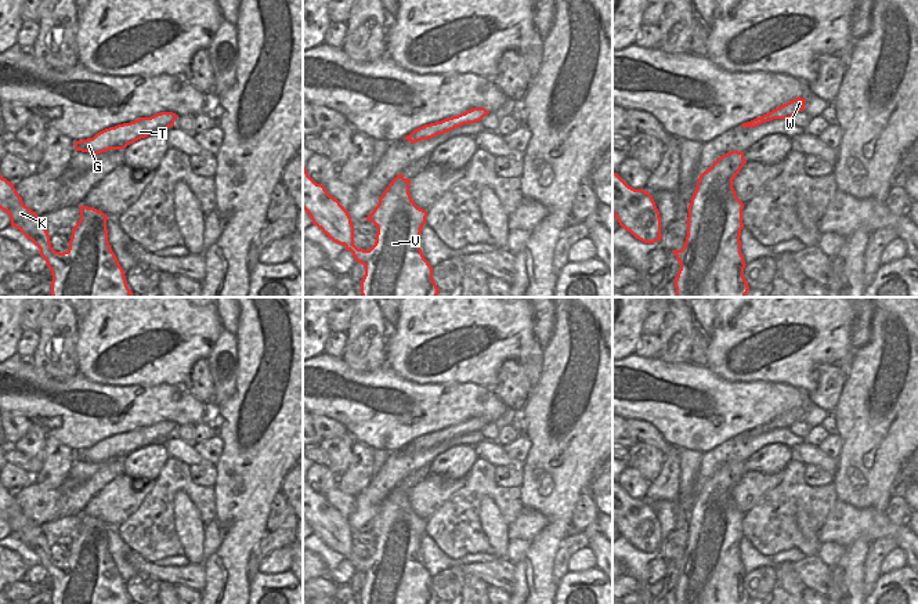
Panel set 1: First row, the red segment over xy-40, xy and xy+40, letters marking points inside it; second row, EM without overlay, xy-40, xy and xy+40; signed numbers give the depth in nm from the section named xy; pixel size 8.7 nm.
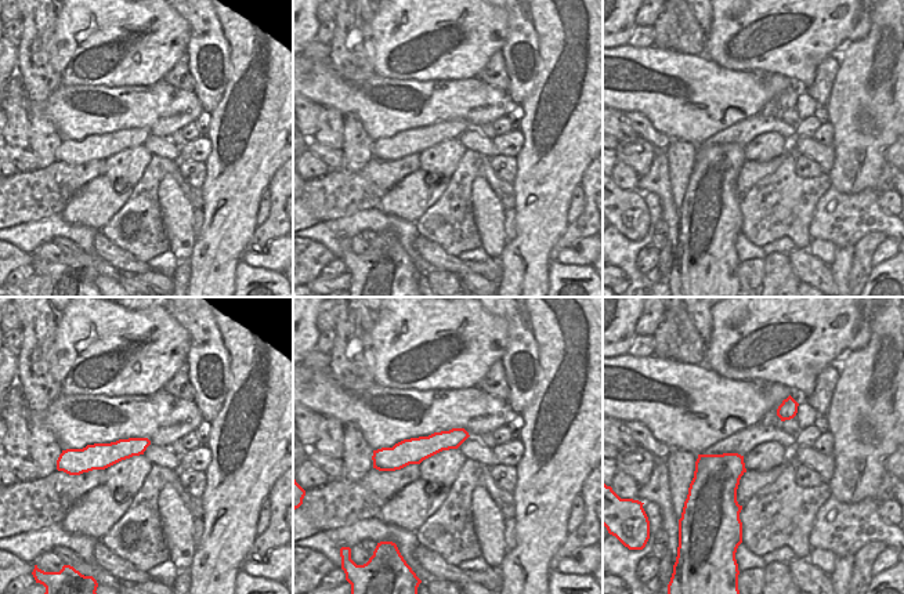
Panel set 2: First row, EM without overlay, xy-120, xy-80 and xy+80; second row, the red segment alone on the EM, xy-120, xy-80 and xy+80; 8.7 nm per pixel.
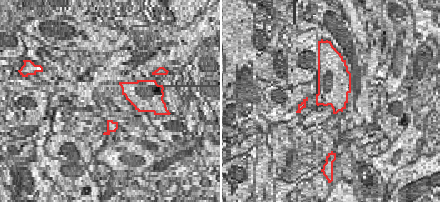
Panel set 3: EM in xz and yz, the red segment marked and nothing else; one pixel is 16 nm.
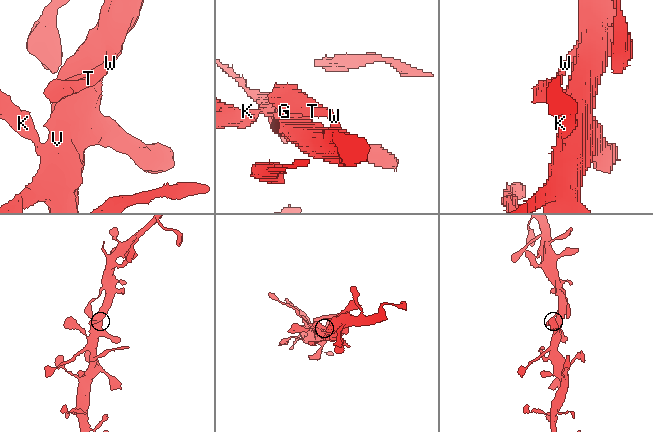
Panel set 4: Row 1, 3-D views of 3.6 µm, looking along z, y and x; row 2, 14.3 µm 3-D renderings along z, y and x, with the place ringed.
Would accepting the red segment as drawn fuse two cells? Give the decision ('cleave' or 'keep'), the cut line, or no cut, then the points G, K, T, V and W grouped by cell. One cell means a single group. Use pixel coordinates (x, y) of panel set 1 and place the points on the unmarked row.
keep; no cut; G K T V W

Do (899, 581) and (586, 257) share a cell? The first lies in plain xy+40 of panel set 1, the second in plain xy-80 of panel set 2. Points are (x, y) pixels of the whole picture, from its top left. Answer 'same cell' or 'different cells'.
different cells

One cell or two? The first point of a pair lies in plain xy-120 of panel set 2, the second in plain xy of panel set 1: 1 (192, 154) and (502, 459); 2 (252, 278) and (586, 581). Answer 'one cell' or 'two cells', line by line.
1: two cells
2: one cell

